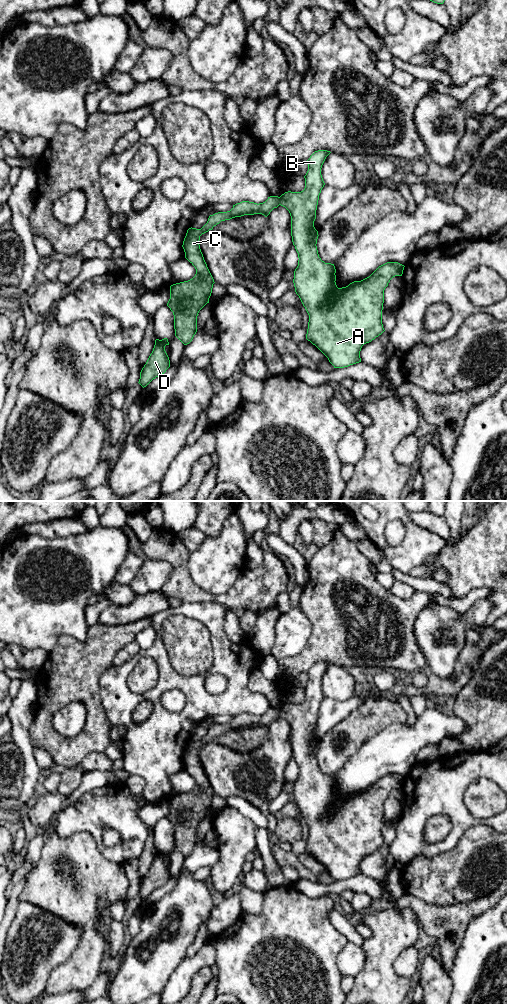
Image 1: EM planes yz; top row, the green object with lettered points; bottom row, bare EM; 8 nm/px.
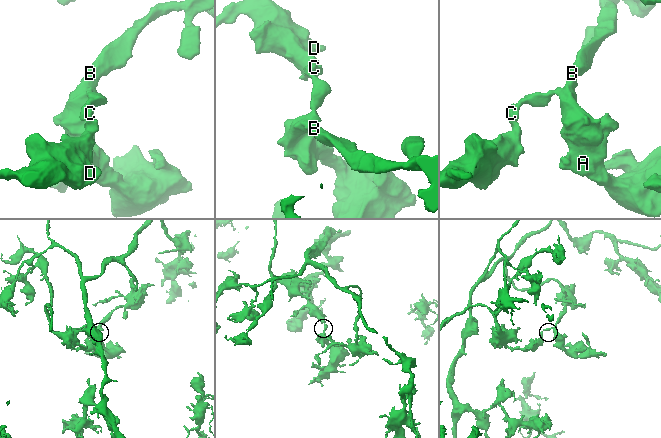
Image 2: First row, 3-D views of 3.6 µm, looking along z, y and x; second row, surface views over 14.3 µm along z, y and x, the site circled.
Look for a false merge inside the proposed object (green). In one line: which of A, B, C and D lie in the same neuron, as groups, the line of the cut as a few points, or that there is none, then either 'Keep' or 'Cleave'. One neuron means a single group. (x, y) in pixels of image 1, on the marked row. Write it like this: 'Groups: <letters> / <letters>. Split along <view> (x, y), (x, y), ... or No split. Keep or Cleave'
Groups: A B / C D. Split along yz (278, 197), (280, 204). Cleave

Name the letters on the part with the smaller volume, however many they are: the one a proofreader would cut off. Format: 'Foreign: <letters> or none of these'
Foreign: C, D

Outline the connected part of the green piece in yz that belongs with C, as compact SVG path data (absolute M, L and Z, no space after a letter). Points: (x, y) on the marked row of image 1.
M270 196L263 203L242 201L233 205L227 212L210 215L207 223L201 228L189 228L183 241L185 258L195 267L195 276L184 282L170 286L170 299L167 306L174 315L175 336L184 344L189 344L197 332L197 316L199 311L209 303L214 279L207 267L200 249L200 236L221 221L244 215L262 214L267 217L279 206L279 197Z

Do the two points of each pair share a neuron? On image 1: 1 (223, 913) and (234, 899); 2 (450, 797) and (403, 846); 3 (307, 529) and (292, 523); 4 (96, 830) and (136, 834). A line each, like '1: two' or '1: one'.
1: one
2: one
3: two
4: one

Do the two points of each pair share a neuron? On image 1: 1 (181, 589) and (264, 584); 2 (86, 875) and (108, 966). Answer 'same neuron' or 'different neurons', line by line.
1: same neuron
2: different neurons

